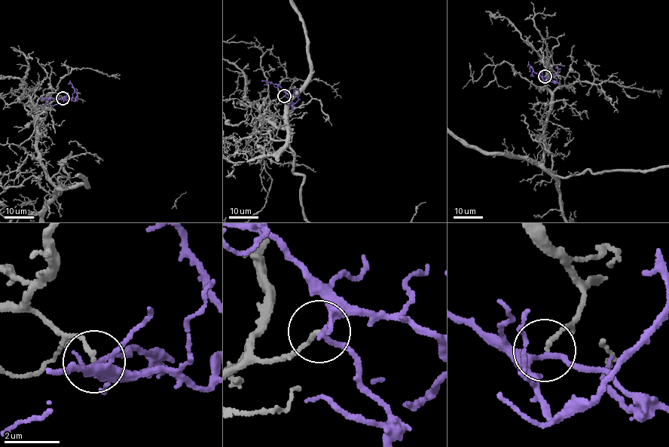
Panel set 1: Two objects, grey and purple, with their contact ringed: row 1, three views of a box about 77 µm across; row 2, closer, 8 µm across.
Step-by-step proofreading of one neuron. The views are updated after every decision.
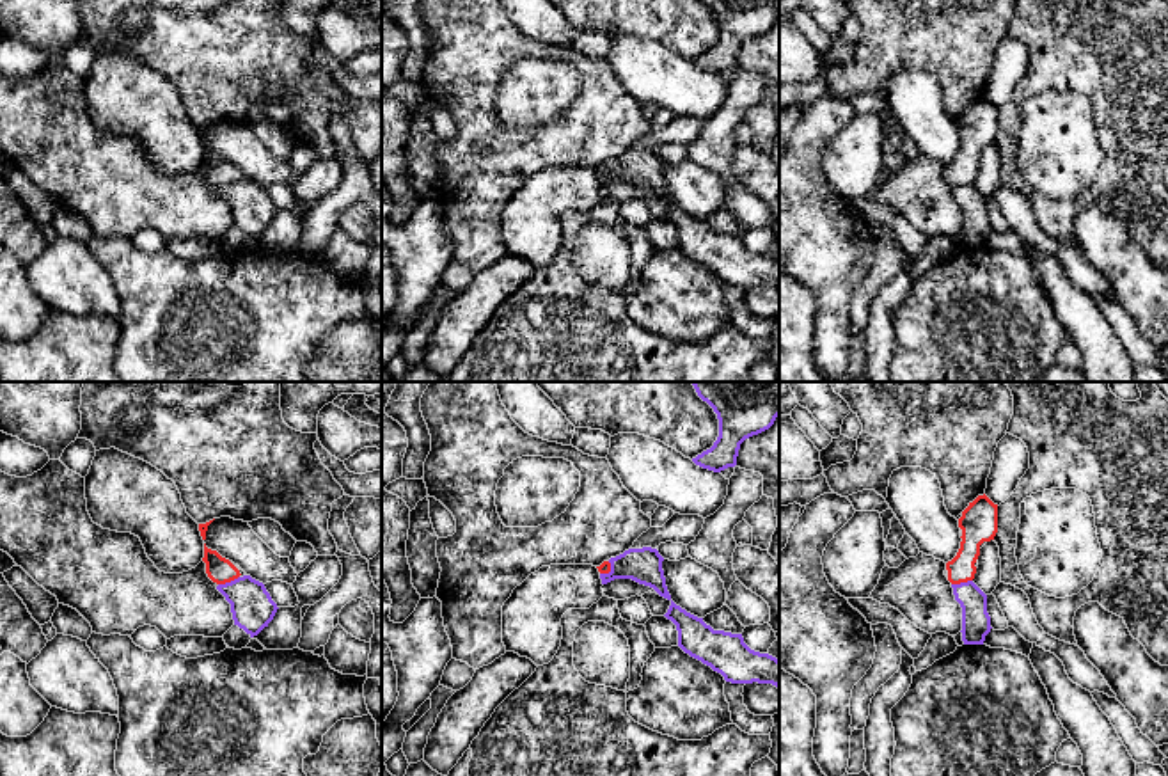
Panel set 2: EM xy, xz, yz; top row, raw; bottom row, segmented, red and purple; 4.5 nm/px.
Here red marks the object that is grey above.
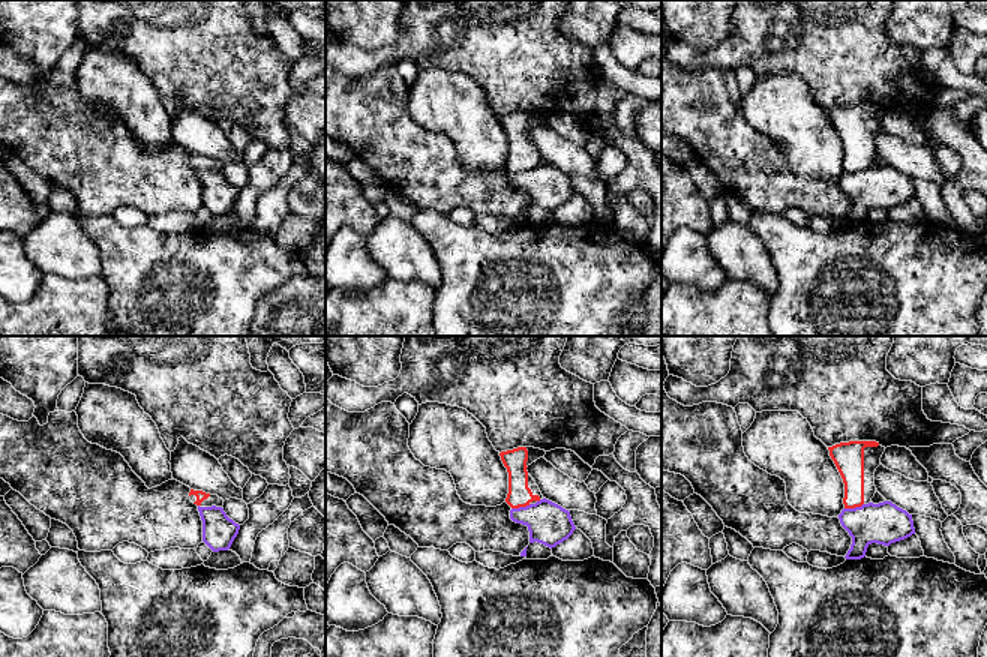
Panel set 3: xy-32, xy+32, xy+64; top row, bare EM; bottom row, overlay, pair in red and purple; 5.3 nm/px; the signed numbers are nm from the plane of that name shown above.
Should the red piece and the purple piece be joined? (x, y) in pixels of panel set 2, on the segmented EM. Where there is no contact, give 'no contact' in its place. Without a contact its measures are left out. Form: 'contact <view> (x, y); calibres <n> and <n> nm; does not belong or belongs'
contact xy (228, 581); calibres 120 and 190 nm; does not belong

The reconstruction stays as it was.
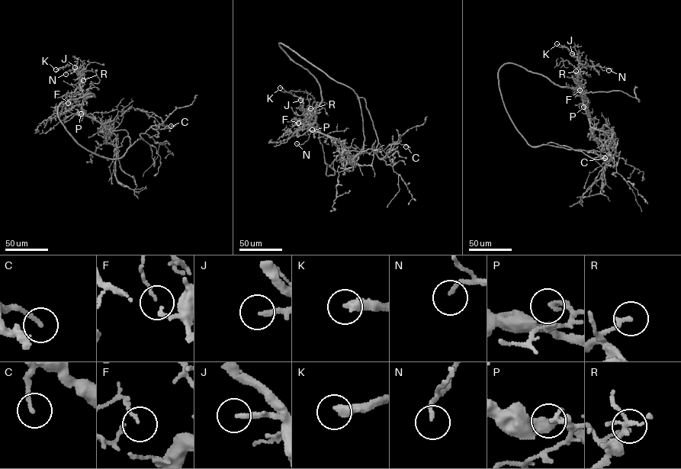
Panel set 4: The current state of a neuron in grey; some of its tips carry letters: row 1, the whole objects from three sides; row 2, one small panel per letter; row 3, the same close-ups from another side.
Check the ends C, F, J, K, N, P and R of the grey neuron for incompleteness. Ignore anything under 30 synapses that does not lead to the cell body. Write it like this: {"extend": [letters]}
{"extend": ["J", "K"]}

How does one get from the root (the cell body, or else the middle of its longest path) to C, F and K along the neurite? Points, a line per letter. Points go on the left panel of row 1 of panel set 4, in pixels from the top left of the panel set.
C: (130, 139), (129, 148), (138, 139), (143, 139), (139, 134), (150, 127), (155, 130), (171, 126)
F: (130, 139), (125, 130), (110, 130), (84, 112), (81, 104), (85, 99), (79, 94), (70, 97), (68, 103)
K: (130, 139), (125, 130), (110, 130), (84, 112), (81, 101), (85, 97), (77, 66), (68, 65), (56, 69)

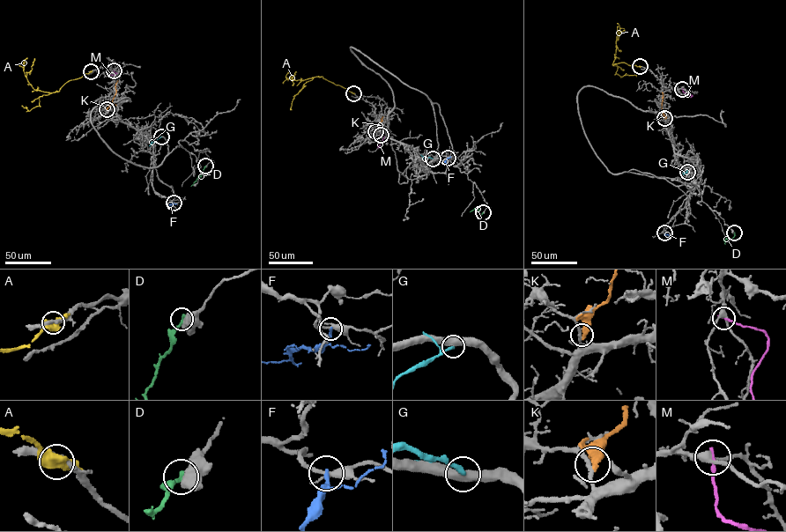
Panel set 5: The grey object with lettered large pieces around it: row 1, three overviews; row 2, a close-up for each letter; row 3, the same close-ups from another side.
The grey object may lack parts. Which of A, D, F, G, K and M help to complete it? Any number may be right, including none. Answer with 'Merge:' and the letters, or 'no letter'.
Merge: no letter

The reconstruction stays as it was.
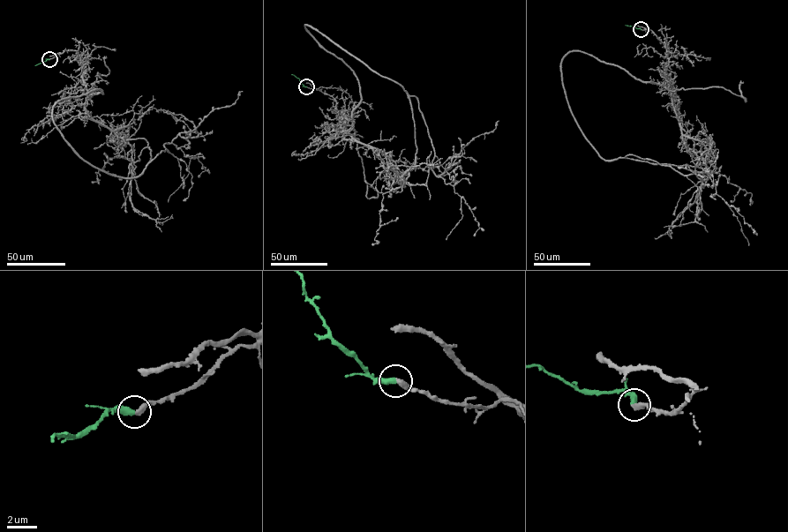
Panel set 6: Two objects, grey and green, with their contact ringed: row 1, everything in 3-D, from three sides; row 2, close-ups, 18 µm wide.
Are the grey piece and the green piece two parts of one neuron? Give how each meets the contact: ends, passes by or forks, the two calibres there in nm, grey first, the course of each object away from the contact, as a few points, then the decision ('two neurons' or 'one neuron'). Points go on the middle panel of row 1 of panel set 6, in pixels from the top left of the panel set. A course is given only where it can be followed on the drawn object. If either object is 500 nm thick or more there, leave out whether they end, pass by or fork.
grey ends there; green ends there; 400 nm thick on the grey side, 420 nm on the other; grey runs (306, 86), (335, 100), (349, 135), (409, 169), (459, 155), (439, 176), (461, 197), (446, 239); green runs (306, 86), (291, 74); one neuron

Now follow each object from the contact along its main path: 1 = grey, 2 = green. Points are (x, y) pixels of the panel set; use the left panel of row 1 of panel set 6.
1: (49, 59), (78, 52), (86, 112), (112, 130), (151, 108), (191, 121), (171, 143), (190, 173), (168, 202)
2: (49, 59), (35, 65)

